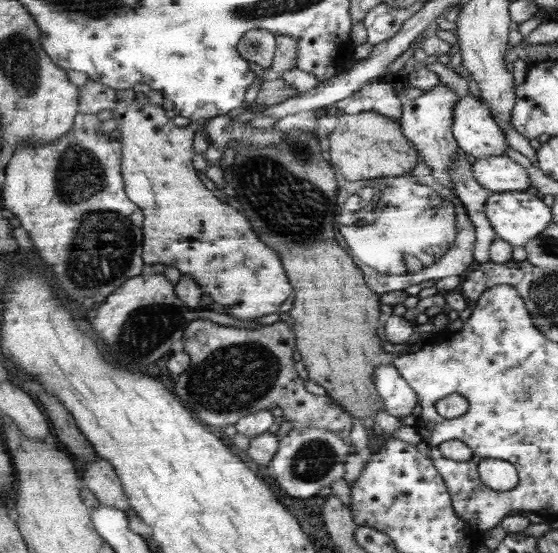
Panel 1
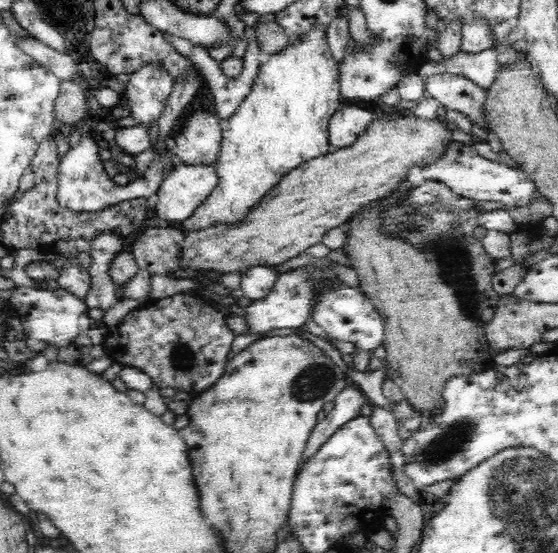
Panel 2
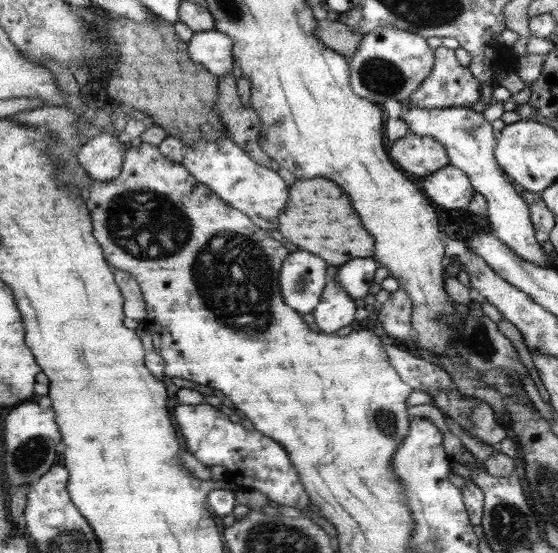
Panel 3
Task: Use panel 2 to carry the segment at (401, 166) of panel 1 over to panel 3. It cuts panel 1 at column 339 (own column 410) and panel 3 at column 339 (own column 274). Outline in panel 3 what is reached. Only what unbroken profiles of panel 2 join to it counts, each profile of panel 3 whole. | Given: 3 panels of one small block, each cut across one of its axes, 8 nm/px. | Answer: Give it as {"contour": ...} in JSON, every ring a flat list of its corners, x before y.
{"contour":[[324,177,296,179,290,186,290,200,279,216,279,232,300,250,311,251,337,266,353,258,375,254,375,237,364,226,343,187]]}

